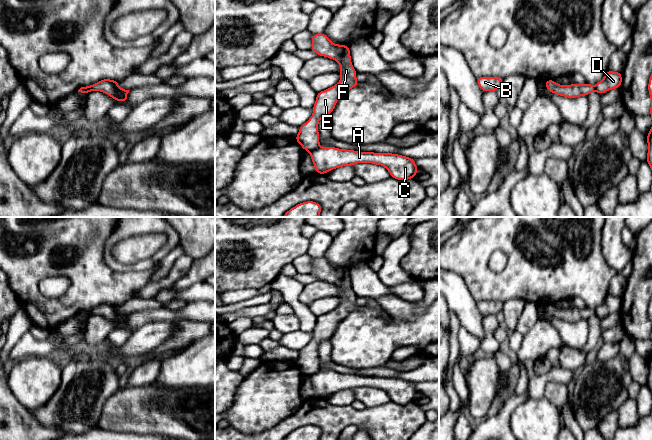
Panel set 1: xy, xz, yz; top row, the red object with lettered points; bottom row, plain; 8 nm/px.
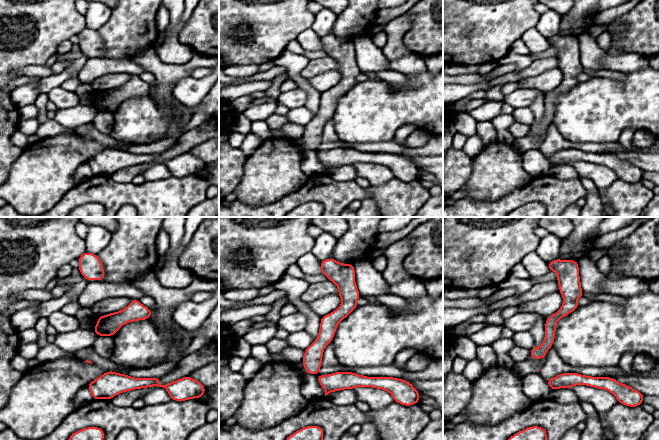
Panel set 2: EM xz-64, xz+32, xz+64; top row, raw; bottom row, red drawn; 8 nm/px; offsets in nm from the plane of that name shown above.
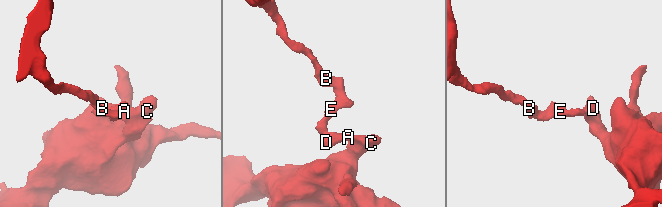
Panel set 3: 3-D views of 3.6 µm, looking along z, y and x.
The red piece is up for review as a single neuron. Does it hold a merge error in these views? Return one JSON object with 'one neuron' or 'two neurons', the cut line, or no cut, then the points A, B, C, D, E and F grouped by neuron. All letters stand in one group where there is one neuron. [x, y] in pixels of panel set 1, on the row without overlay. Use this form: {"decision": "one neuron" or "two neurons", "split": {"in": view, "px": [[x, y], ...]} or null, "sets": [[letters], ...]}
{"decision": "two neurons", "split": {"in": "xz", "px": [[318, 370], [310, 376]]}, "sets": [["A", "C", "D"], ["B", "E", "F"]]}

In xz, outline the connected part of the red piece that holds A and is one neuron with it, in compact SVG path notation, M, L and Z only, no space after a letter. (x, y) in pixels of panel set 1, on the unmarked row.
M328 370L316 372L310 379L316 398L326 398L338 391L358 387L382 389L391 401L400 405L414 402L419 395L413 382L393 377L362 376Z

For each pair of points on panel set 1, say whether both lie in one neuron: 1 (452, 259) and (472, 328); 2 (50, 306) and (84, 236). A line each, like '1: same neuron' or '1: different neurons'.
1: different neurons
2: same neuron

